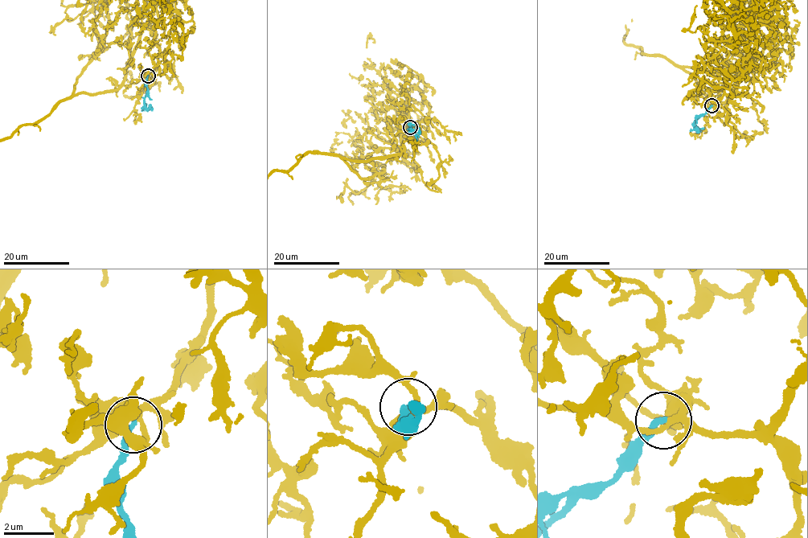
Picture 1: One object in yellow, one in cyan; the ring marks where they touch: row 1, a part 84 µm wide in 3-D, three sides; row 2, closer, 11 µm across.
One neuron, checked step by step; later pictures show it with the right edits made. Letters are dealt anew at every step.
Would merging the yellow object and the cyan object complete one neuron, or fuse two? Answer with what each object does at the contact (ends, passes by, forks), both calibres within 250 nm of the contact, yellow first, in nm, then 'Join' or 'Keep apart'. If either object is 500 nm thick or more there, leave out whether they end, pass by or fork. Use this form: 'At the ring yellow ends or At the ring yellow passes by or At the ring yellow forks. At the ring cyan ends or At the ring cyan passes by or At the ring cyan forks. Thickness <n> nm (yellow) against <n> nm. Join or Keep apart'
At the ring yellow forks. At the ring cyan ends. Thickness 160 nm (yellow) against 240 nm. Join

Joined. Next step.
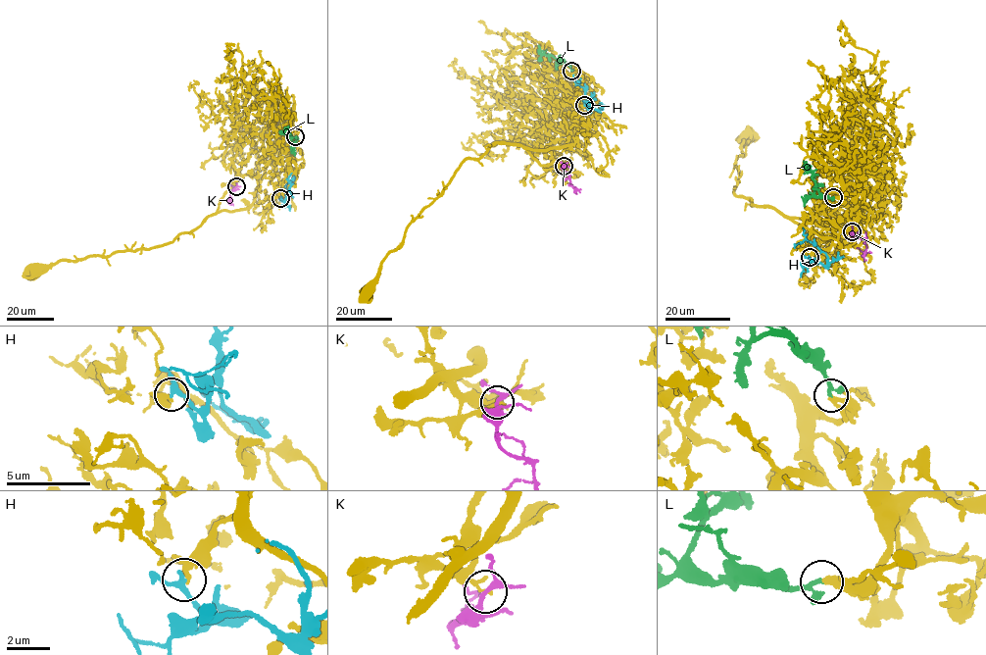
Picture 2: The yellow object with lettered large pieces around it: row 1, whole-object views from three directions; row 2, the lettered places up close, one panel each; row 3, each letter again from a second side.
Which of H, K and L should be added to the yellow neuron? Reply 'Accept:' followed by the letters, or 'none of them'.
Accept: L

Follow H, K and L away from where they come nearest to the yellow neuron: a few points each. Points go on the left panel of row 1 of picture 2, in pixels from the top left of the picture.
H: (279, 198), (284, 200), (286, 197), (284, 186), (291, 173)
K: (236, 187), (229, 195), (231, 205)
L: (295, 136), (297, 139), (294, 142), (291, 133), (284, 132), (288, 125)

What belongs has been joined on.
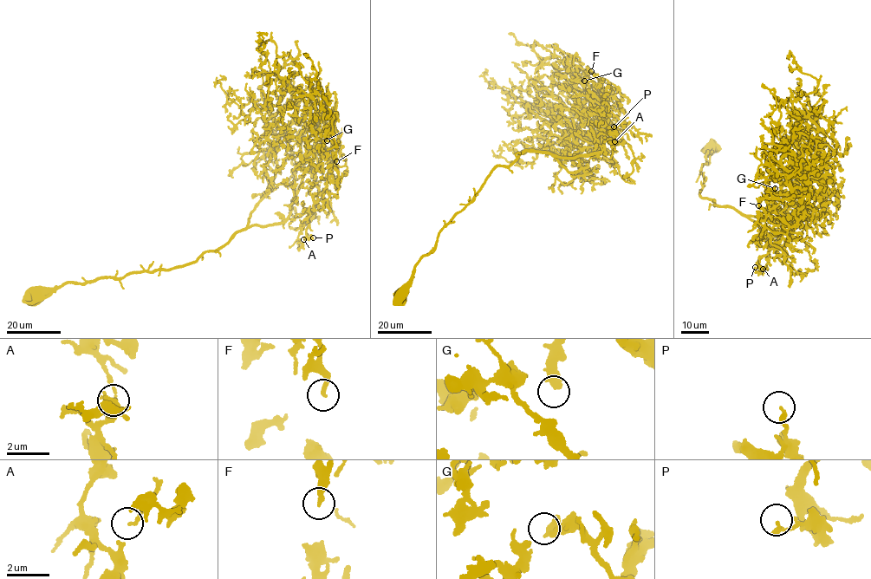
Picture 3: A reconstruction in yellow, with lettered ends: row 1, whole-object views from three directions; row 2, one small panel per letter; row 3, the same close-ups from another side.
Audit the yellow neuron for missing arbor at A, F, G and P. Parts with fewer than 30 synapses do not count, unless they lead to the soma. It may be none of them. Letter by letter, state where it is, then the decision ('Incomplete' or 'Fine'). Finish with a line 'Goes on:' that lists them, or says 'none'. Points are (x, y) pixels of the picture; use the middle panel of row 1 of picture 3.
A: Place: (614, 141). Fine
F: Place: (591, 71). Fine
G: Place: (584, 81). Fine
P: Place: (614, 126). Fine
Goes on: none

